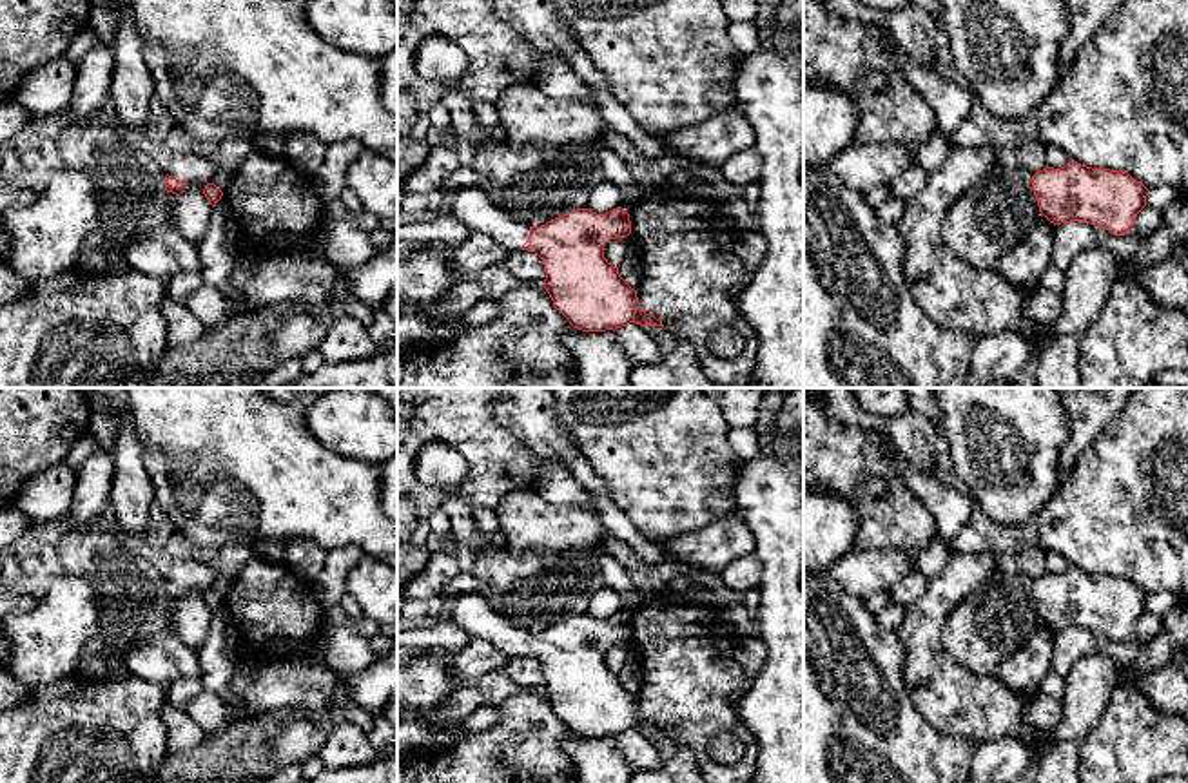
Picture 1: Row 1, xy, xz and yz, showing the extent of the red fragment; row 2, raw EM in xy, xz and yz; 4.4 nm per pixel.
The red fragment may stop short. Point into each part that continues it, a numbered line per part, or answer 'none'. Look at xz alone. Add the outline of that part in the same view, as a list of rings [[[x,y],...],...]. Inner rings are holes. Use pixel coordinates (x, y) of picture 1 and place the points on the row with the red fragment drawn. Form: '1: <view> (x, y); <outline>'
1: xz (470, 203); [[[479,185],[459,188],[452,198],[450,210],[472,232],[490,236],[508,254],[522,250],[530,239],[530,225],[499,208]]]

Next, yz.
none

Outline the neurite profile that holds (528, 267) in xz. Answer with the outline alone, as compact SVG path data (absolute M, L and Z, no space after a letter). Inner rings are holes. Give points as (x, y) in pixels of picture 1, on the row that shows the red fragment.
M517 250L508 254L506 266L513 276L517 276L524 285L540 286L546 279L546 268L542 259L535 252Z

